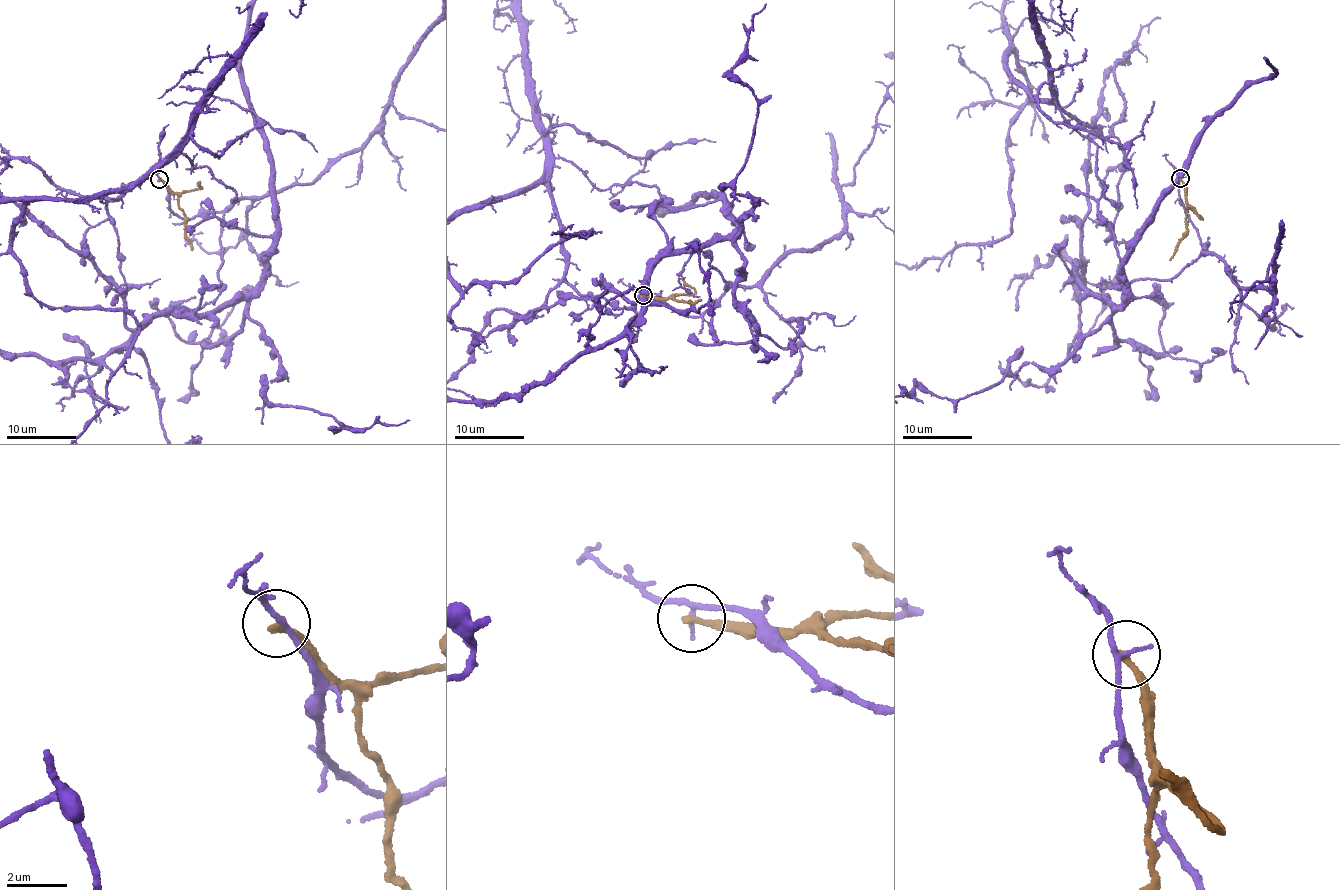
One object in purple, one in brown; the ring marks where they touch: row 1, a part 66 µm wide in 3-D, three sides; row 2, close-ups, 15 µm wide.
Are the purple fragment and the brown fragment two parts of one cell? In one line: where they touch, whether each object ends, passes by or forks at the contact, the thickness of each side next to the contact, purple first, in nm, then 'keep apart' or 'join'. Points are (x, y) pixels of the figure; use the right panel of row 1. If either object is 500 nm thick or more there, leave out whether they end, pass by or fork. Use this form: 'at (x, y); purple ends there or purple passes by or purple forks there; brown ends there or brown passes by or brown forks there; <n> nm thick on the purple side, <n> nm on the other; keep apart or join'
at (1180, 178); purple passes by; brown ends there; 150 nm thick on the purple side, 220 nm on the other; keep apart

